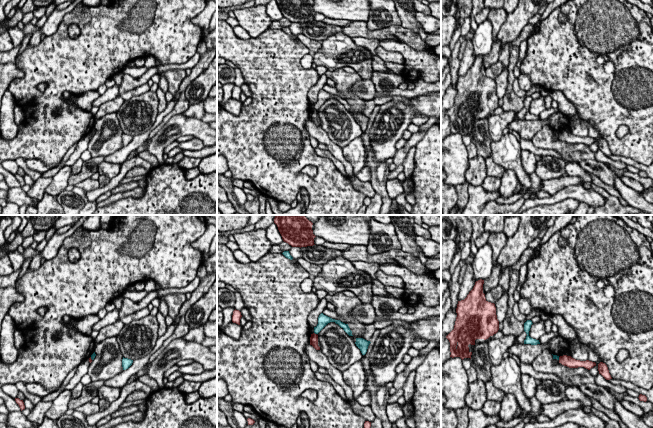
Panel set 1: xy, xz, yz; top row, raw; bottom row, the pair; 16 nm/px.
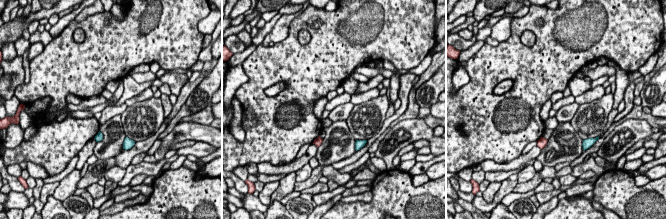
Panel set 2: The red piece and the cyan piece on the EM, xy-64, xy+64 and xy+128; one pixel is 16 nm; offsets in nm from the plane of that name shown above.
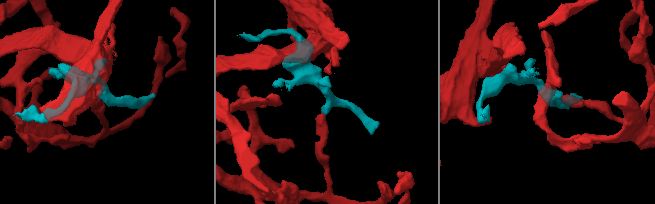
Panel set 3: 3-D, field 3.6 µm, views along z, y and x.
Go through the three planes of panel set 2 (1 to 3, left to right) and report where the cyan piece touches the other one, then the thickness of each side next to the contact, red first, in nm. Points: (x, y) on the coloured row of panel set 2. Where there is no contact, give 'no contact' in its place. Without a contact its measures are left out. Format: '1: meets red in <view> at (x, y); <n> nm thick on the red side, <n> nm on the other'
1: no contact
2: no contact
3: no contact

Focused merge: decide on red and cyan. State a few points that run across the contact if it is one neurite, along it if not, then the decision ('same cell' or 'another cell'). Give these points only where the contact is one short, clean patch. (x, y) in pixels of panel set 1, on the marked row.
line xz (314, 332), (316, 334); another cell

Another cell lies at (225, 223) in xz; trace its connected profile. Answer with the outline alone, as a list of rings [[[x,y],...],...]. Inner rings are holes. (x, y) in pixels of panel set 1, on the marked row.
[[[217,215],[217,230],[227,232],[248,225],[249,215]]]

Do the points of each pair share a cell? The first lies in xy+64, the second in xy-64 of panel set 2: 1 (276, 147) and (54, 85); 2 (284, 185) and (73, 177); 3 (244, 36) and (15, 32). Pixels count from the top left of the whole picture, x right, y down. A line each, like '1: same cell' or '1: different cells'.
1: same cell
2: same cell
3: different cells

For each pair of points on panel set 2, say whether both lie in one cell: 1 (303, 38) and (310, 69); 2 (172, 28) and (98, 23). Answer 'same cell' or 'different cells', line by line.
1: different cells
2: same cell

